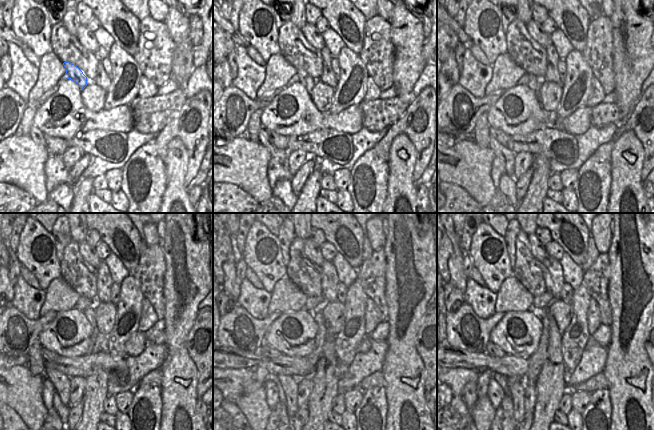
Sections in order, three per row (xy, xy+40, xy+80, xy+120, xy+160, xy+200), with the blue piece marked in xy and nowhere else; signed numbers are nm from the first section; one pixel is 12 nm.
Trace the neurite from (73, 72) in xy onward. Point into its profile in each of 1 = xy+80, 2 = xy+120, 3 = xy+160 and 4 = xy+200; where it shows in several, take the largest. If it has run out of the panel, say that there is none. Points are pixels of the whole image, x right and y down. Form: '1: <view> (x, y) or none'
1: xy+80 (533, 84)
2: xy+120 (89, 313)
3: xy+160 (321, 335)
4: xy+200 (535, 362)

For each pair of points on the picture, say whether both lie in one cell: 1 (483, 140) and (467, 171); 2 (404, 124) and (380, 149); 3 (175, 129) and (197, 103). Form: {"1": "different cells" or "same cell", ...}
{"1": "different cells", "2": "same cell", "3": "same cell"}

